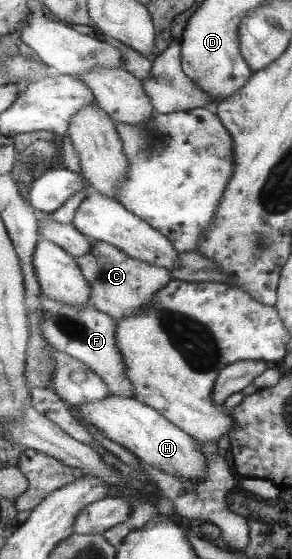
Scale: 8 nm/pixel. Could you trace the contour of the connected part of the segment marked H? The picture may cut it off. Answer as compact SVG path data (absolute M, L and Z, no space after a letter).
M110 394L101 402L86 402L75 406L81 420L95 425L99 432L113 442L131 450L141 462L145 462L169 475L183 477L190 482L202 482L207 475L207 456L187 431L171 422L160 411L135 398L123 398Z

